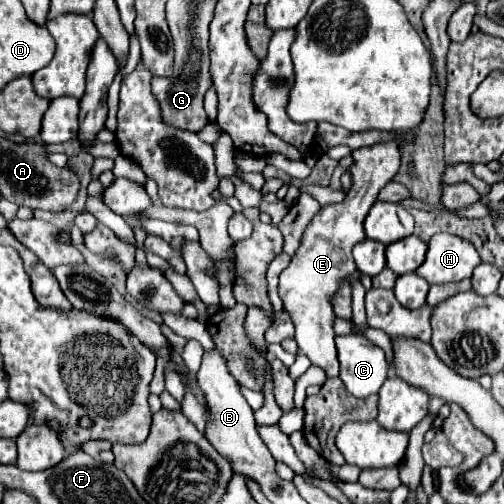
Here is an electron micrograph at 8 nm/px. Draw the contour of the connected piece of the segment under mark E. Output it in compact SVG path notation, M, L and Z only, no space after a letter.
M394 141L378 143L352 151L352 157L352 187L346 193L346 199L338 205L326 205L318 211L318 215L308 225L302 245L292 257L288 269L282 271L278 287L280 297L284 299L284 307L292 315L292 321L296 325L294 339L300 351L312 361L312 365L322 367L328 377L338 377L340 373L334 345L334 311L330 305L330 297L338 291L340 281L356 271L352 247L366 239L364 219L378 199L378 191L386 183L390 183L400 169L400 147Z

